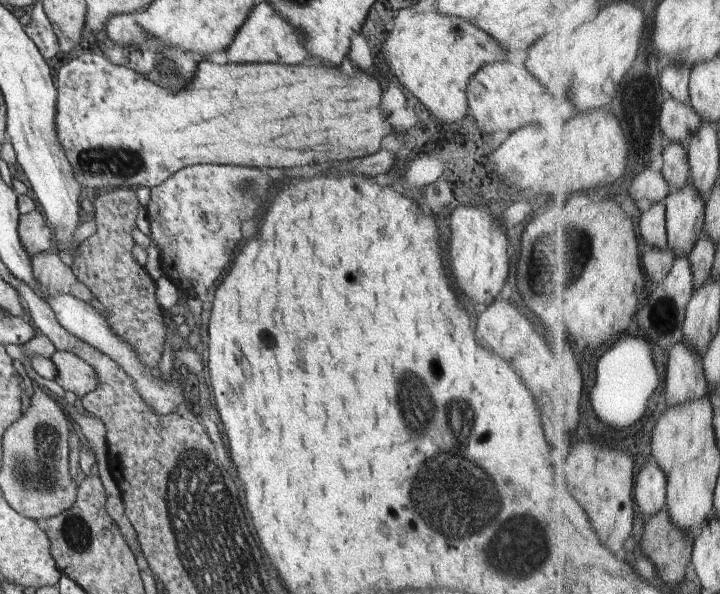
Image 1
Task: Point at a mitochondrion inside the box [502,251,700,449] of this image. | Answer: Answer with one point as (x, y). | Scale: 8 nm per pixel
(665, 312)

